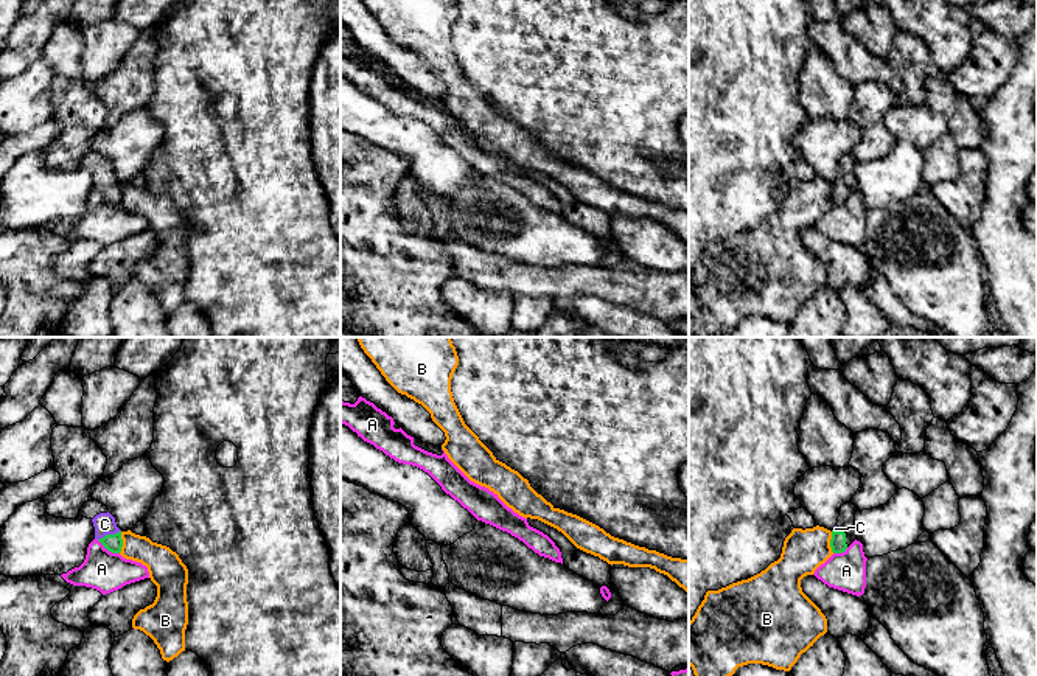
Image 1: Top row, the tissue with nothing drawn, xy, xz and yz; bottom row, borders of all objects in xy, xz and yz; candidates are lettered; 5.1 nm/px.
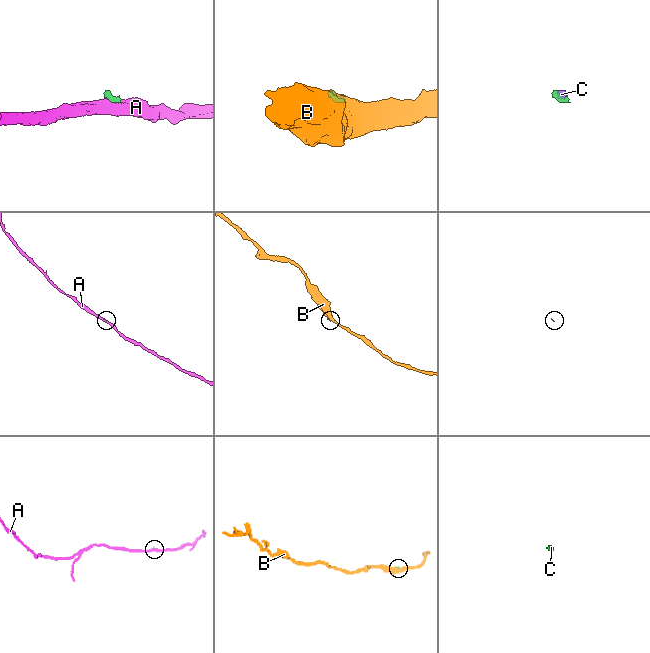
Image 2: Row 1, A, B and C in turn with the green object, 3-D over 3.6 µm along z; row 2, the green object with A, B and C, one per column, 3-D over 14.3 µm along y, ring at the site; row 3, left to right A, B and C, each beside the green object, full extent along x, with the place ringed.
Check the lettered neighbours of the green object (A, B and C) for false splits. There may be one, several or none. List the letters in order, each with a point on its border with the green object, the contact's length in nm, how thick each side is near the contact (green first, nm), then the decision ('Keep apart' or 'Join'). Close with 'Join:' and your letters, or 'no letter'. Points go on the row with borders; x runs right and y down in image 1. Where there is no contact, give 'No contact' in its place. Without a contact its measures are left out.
A: Touches green at xy (108, 549). Shared border 140 nm. Thickness 90 nm (green) against 200 nm. Keep apart
B: Touches green at xy (122, 543). Shared border 110 nm. Thickness 90 nm (green) against 170 nm. Keep apart
C: Touches green at xy (109, 535). Shared border 130 nm. Thickness 90 nm (green) against 110 nm. Join
Join: C

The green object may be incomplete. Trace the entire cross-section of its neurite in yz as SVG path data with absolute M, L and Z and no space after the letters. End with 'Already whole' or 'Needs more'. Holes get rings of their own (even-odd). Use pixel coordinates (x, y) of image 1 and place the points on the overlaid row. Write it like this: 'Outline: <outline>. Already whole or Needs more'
Outline: M846 502L840 508L838 522L832 530L830 547L833 553L843 553L857 539L855 513L857 507Z. Needs more

